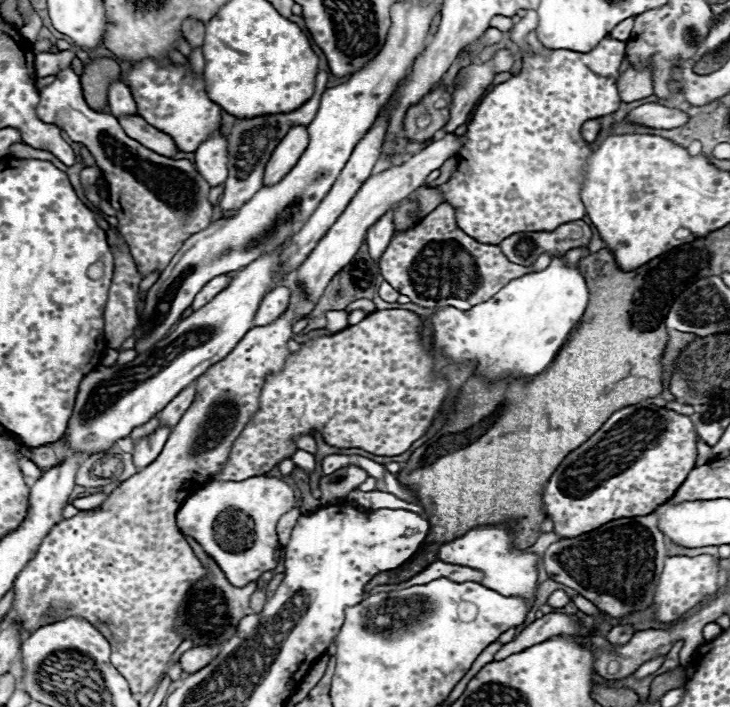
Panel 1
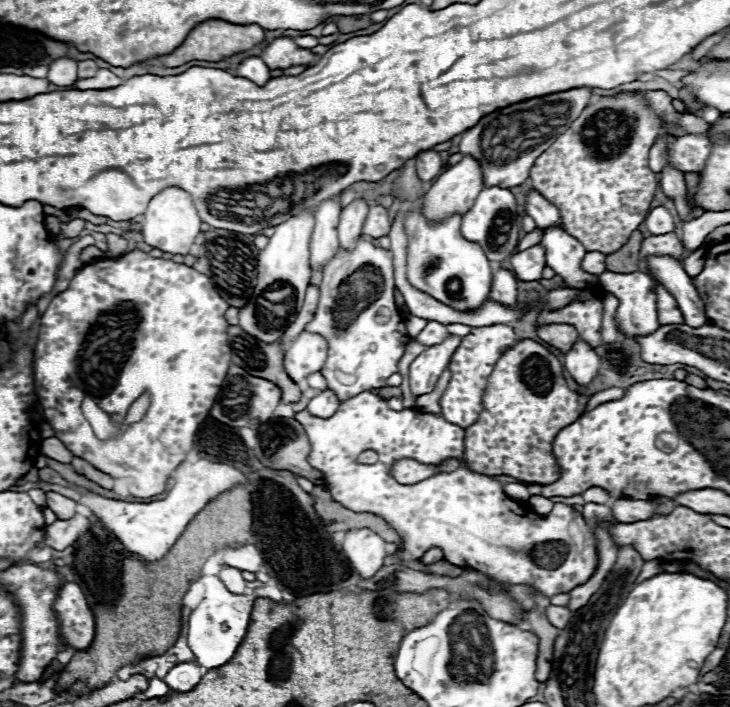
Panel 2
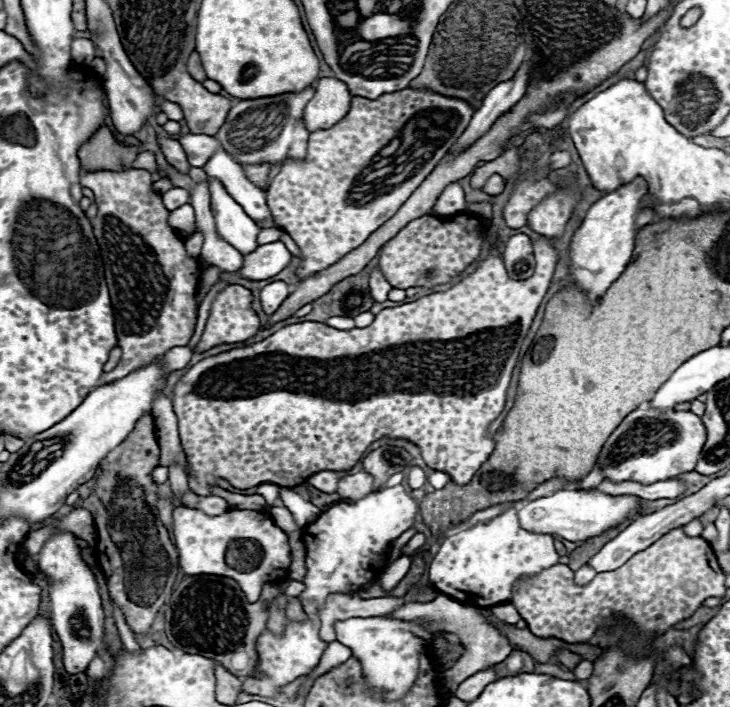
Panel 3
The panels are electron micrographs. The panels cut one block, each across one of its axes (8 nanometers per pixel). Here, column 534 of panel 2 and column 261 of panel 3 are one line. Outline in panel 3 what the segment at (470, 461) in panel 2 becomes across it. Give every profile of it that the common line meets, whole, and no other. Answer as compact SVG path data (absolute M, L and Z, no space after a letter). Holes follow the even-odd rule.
M540 236L538 240L534 240L536 244L536 272L532 278L528 280L512 280L508 278L506 270L504 270L504 262L500 258L500 250L498 244L494 244L490 248L490 252L478 262L478 268L468 274L466 278L462 278L456 286L452 286L446 292L434 292L428 294L420 300L414 300L410 304L402 304L402 306L394 306L394 308L386 308L380 314L376 314L374 322L366 328L352 328L352 330L336 330L330 328L326 324L320 322L300 322L300 324L292 324L286 326L278 332L274 332L270 338L256 342L252 346L244 346L244 348L234 348L230 352L222 352L218 356L206 358L198 364L194 364L174 386L174 412L178 416L178 428L180 428L180 440L182 440L182 448L188 456L190 468L192 468L192 478L190 478L190 486L196 494L210 494L210 486L216 486L216 478L224 478L228 480L234 488L240 490L248 490L254 486L260 486L264 482L270 484L278 484L282 488L294 488L300 486L302 482L306 482L312 474L316 472L324 472L324 470L334 470L334 472L344 472L350 470L366 452L366 448L380 440L380 438L406 438L410 442L414 442L420 452L424 462L432 468L432 470L440 470L450 474L450 478L458 484L458 486L466 486L472 476L480 470L480 466L488 460L488 456L492 454L496 442L494 438L488 434L488 426L492 420L496 420L500 416L500 412L504 410L506 404L506 390L510 386L512 380L512 372L514 366L518 362L518 354L520 354L520 346L532 326L532 320L538 312L538 306L542 302L542 298L548 292L550 280L554 276L556 264L558 264L558 252L554 246L552 238Z

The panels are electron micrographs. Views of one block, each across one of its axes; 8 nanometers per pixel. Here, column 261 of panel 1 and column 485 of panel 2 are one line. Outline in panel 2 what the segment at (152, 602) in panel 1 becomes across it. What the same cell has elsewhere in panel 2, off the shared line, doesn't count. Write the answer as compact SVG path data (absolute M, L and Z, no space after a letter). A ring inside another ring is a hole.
M506 324L472 328L470 334L462 338L458 350L452 354L452 360L448 364L452 378L450 378L450 384L448 384L442 400L440 400L440 406L442 406L440 414L448 422L454 422L456 426L468 428L478 420L478 416L482 412L482 396L484 396L484 390L488 386L488 376L492 374L498 358L514 344L516 344L516 334Z

